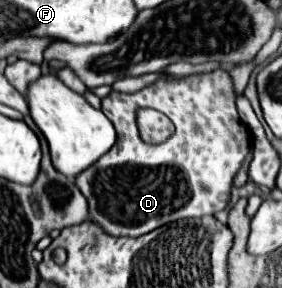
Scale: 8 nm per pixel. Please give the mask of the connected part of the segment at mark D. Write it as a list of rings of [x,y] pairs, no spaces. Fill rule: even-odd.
[[[213,70],[209,74],[193,74],[185,78],[159,80],[157,84],[139,90],[137,94],[111,92],[101,100],[101,112],[113,122],[117,130],[115,146],[97,164],[89,166],[77,176],[77,186],[89,202],[89,214],[111,236],[143,236],[159,226],[165,226],[183,218],[215,216],[227,208],[231,182],[239,172],[241,164],[251,152],[253,136],[249,126],[239,118],[237,112],[237,90],[231,76],[225,70]],[[137,108],[161,110],[175,124],[173,140],[163,144],[143,144],[135,124]]]

